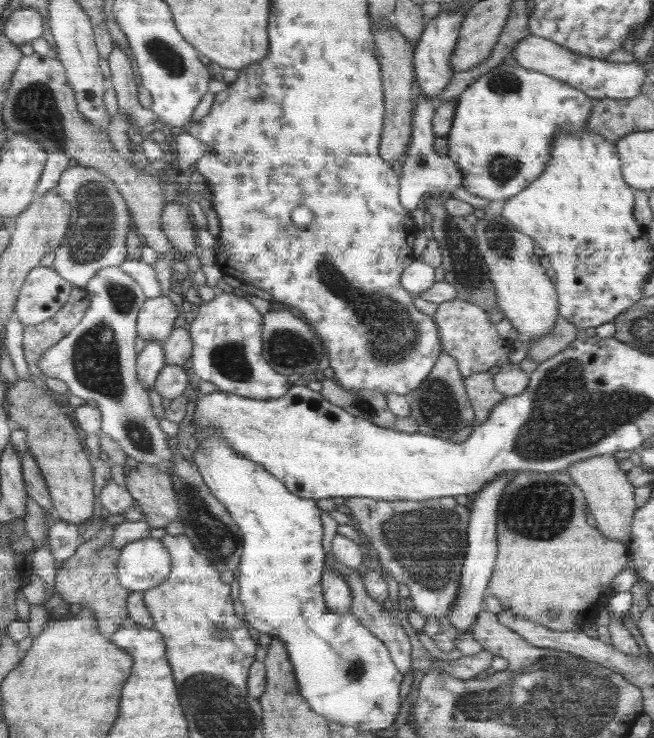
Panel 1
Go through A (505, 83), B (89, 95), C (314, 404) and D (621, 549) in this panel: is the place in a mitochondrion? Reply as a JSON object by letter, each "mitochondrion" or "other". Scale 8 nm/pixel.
{"A":"mitochondrion","B":"other","C":"other","D":"other"}

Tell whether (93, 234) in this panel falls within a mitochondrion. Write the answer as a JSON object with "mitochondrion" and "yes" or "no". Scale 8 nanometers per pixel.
{"mitochondrion":"yes"}

